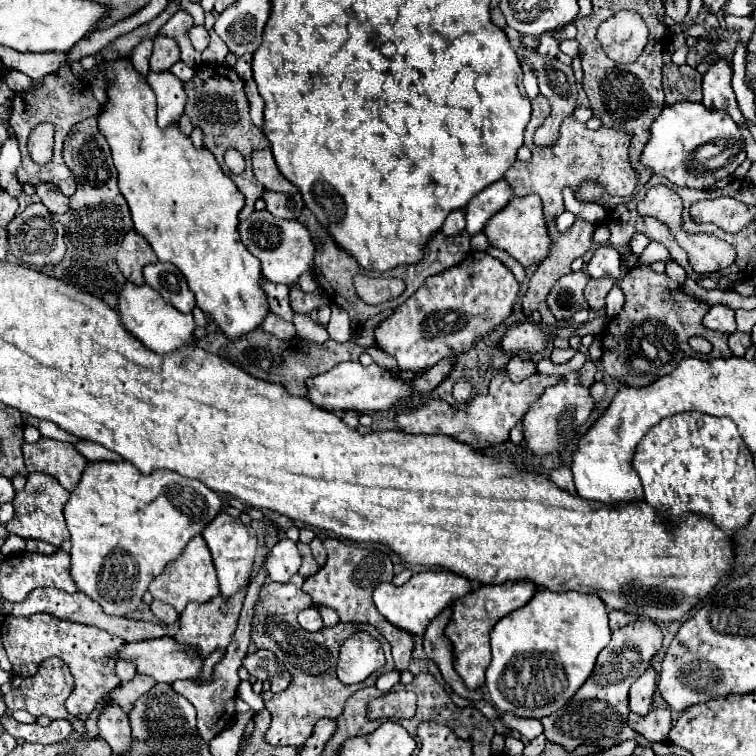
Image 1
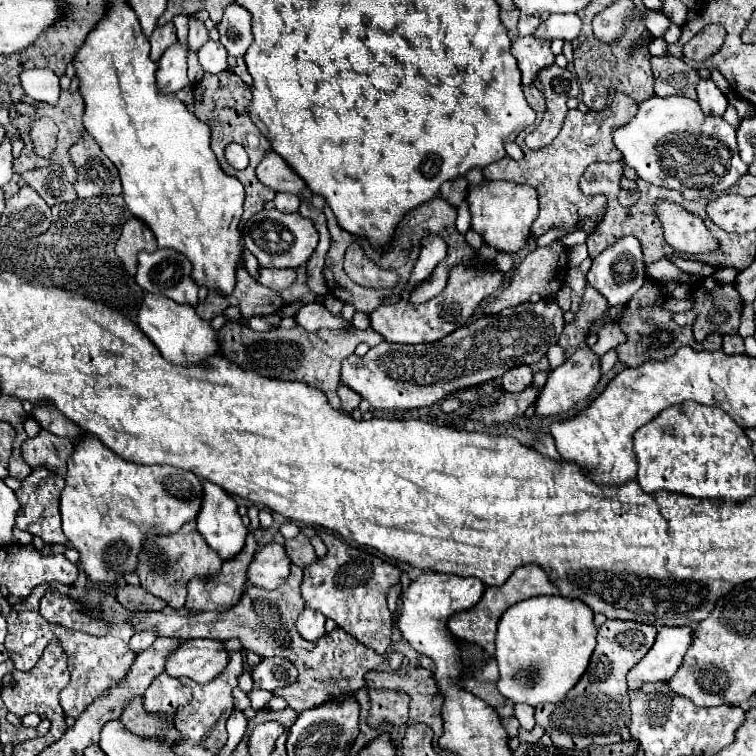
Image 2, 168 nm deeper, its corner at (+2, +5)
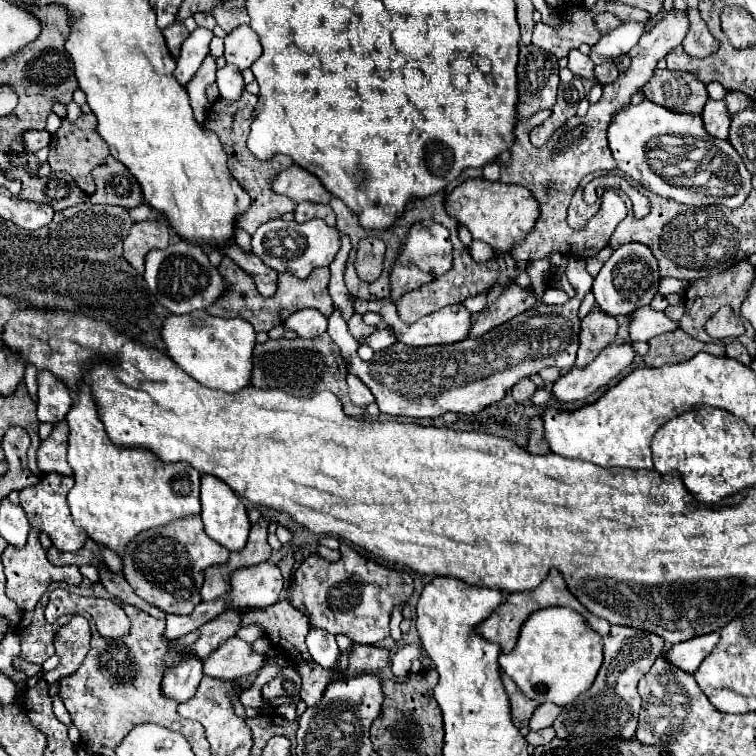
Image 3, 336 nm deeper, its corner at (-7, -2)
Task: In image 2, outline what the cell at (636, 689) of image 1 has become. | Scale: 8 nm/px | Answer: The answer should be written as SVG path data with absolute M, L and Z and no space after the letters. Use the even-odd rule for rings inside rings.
M658 628L658 636L650 652L628 672L628 686L640 688L644 682L670 680L682 664L692 644L692 628Z

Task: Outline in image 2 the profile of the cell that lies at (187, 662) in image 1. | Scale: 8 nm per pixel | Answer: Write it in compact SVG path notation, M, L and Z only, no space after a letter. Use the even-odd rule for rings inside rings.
M190 640L168 658L166 672L206 684L226 668L228 660L230 652L224 648L224 640Z

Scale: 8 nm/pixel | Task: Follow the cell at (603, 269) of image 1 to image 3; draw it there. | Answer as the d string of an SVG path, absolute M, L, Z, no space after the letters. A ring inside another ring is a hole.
M627 243L617 251L613 251L609 261L601 267L599 275L593 281L591 293L595 295L597 307L601 311L619 317L633 313L637 307L649 305L651 299L657 295L657 287L659 287L659 269L651 249L645 247L643 243Z

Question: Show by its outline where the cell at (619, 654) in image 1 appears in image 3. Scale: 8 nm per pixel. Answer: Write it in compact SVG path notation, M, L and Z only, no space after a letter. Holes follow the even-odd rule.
M613 625L609 635L603 637L603 665L597 673L595 683L579 695L573 703L565 705L559 717L553 723L553 729L559 739L569 739L579 745L607 739L633 739L639 725L641 699L637 693L639 679L651 669L655 659L661 655L665 641L659 635L635 629Z

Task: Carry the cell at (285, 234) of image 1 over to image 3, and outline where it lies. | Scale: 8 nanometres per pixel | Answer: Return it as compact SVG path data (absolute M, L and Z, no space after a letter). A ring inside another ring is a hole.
M273 219L263 223L253 235L253 253L271 269L279 273L291 273L299 279L305 279L315 267L329 265L339 251L339 235L335 227L329 227L323 219L311 219L303 225L295 221Z

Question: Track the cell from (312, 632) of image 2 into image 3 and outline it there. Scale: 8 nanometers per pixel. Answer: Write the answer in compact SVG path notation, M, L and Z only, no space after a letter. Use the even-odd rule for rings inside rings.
M311 627L309 635L307 635L307 647L309 647L311 657L323 667L333 667L339 657L339 647L335 643L335 635L331 635L329 631L319 629L319 627Z

